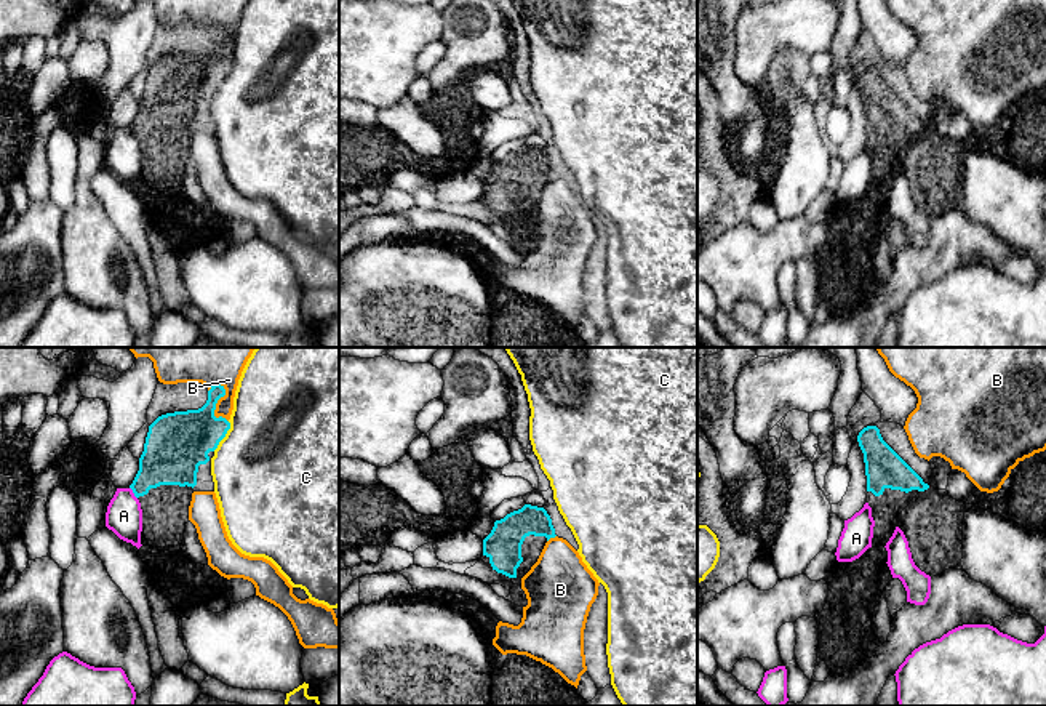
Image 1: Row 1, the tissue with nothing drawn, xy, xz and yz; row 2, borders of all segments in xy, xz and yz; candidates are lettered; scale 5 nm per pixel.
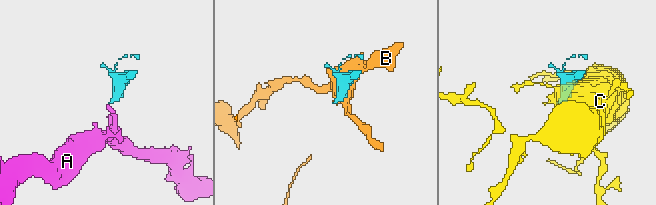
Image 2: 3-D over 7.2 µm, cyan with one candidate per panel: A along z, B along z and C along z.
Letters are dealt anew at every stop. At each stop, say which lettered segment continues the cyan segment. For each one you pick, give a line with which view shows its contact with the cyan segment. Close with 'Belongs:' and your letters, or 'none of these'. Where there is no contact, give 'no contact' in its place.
Belongs: none of these

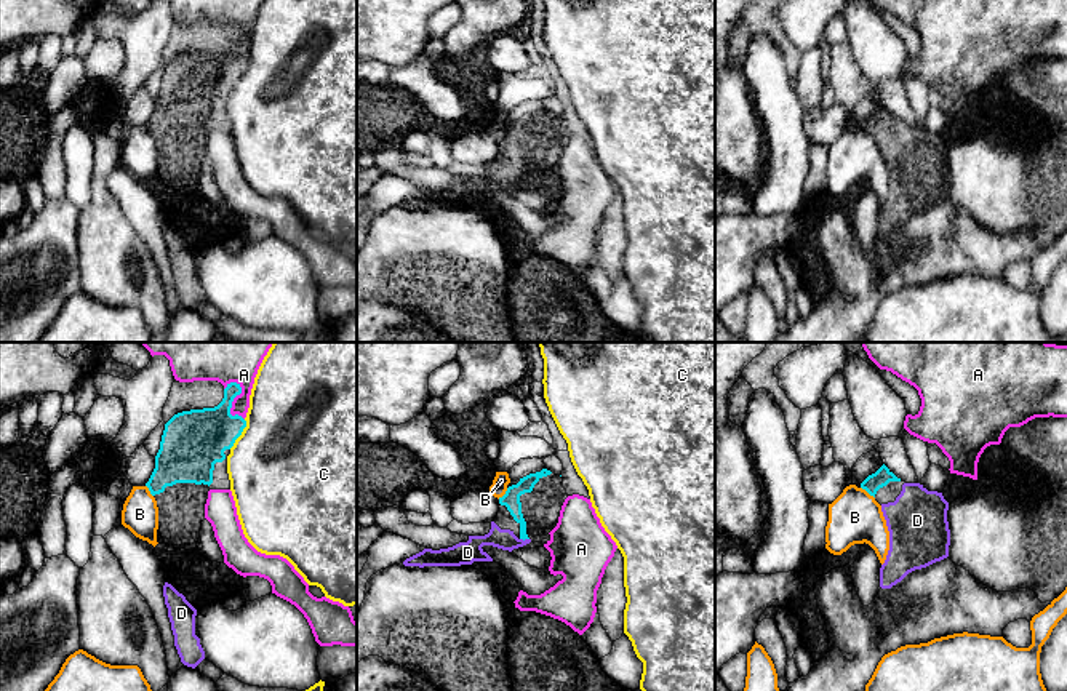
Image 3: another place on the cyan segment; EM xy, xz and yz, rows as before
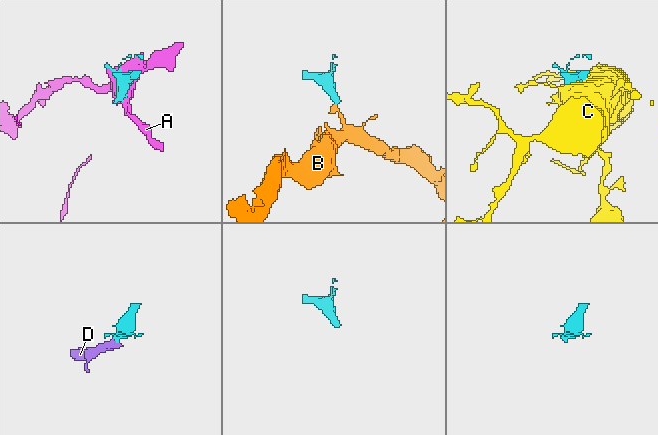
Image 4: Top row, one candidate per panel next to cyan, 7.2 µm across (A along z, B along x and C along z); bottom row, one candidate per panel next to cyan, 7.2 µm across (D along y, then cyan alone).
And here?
D: contact in xz
Belongs: D

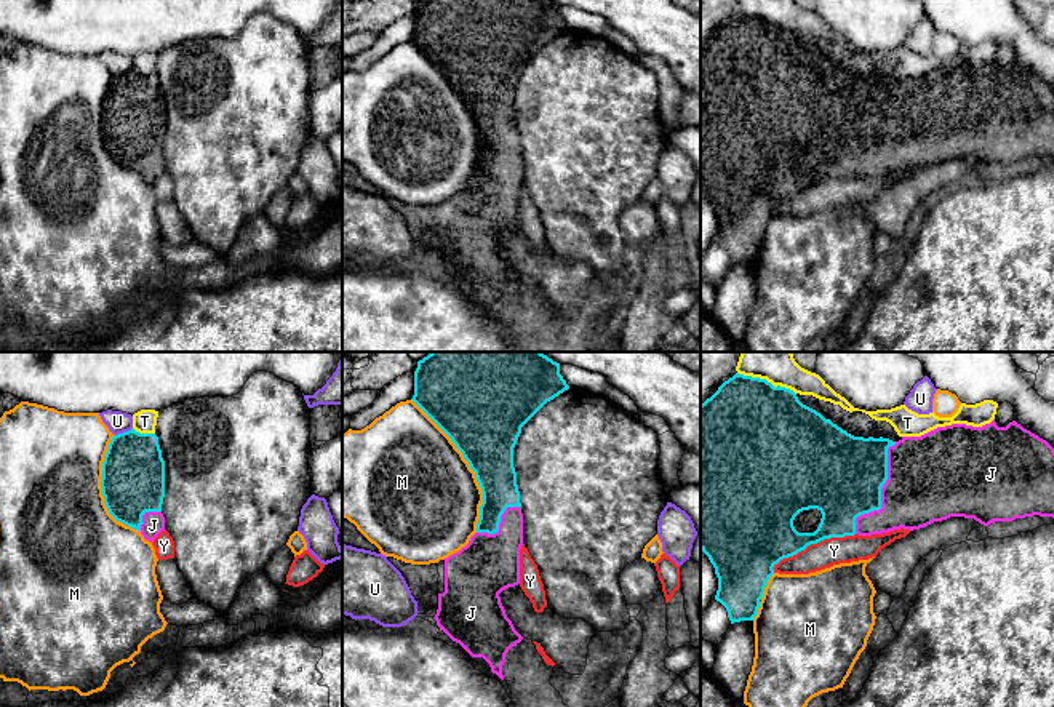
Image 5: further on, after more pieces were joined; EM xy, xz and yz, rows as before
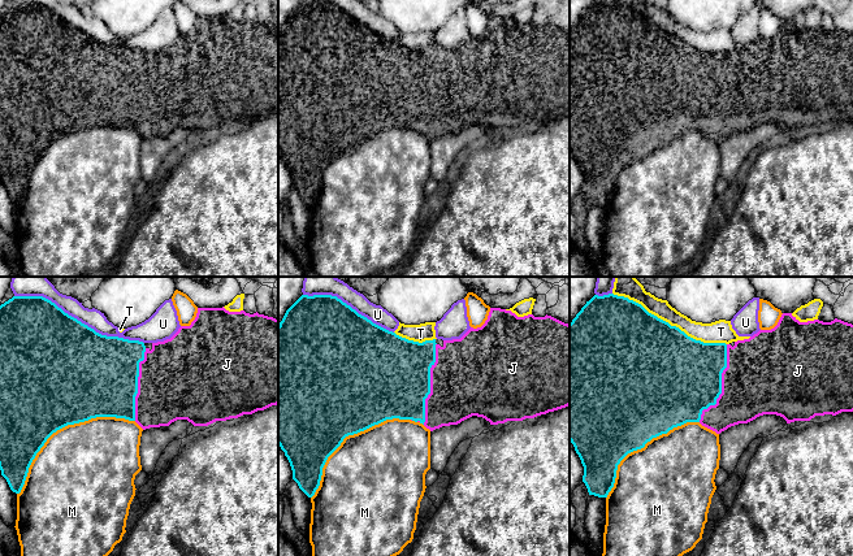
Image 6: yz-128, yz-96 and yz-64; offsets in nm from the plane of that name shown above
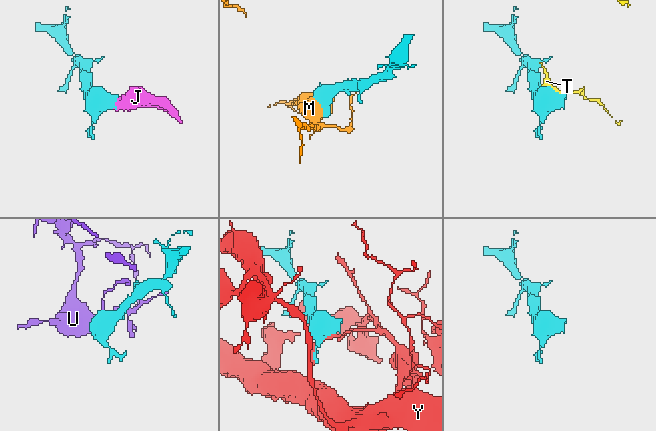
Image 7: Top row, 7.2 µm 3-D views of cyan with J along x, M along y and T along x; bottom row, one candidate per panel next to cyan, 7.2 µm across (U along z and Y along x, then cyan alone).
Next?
J: contact in yz
Belongs: J

